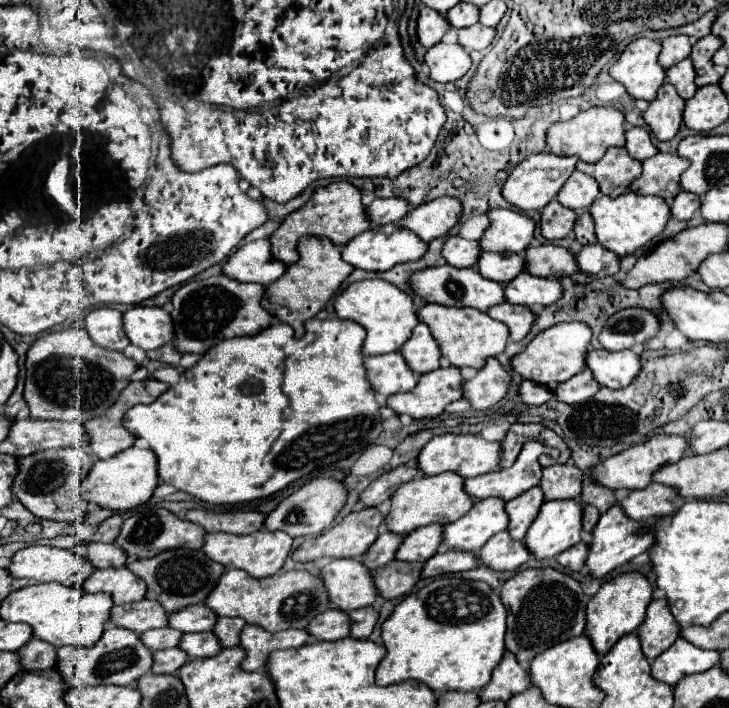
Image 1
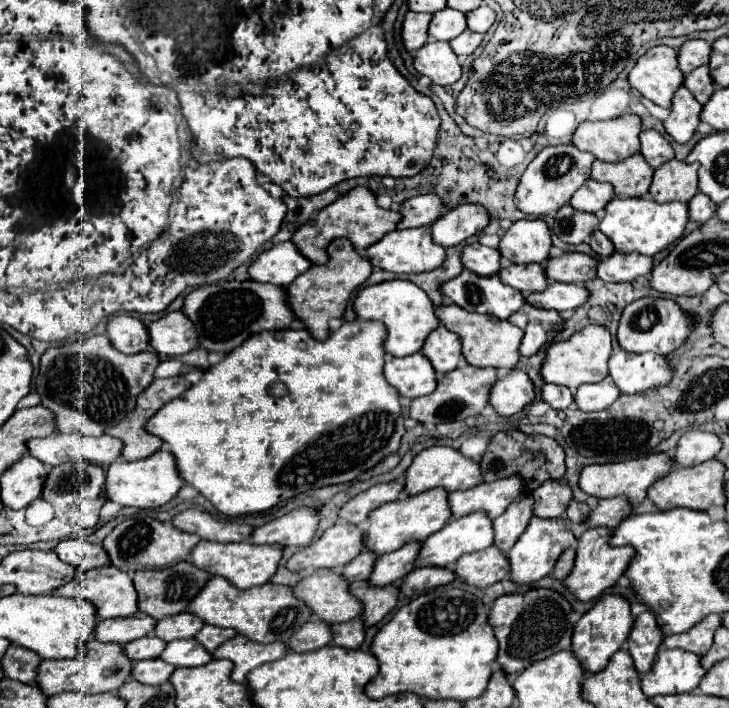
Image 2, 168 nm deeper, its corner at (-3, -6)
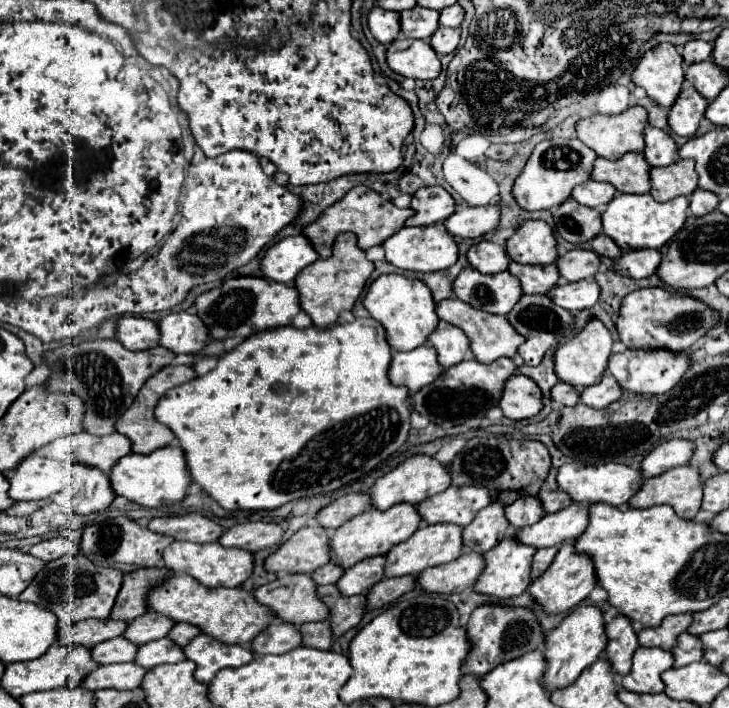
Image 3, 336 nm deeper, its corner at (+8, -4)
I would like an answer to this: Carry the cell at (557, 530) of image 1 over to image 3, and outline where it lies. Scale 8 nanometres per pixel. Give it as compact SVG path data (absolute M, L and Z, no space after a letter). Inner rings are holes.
M513 538L501 540L495 548L483 554L485 570L473 584L473 590L499 600L523 594L531 584L529 572L533 554L535 548L525 548L525 544L517 544Z

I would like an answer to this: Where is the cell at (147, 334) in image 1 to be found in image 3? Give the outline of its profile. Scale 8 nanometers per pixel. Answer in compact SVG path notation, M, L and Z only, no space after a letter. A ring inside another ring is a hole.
M175 312L159 322L161 346L173 350L175 354L199 354L207 342L209 332L201 318L191 312Z

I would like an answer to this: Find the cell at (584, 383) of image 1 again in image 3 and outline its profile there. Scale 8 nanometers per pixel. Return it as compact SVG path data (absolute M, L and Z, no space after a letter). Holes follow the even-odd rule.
M607 370L603 374L603 378L601 378L599 384L583 388L581 402L587 404L587 406L591 406L591 408L605 408L605 406L617 402L621 398L621 394L623 394L621 386L617 384L615 376Z

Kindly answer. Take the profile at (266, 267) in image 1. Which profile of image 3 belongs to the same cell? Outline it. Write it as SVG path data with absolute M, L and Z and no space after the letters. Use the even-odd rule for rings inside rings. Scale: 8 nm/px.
M299 234L299 236L283 238L277 244L273 244L265 252L265 258L261 262L261 270L271 280L293 284L295 278L297 278L297 274L305 266L309 266L311 262L315 262L317 258L319 256L311 248L309 238L303 236L303 234Z

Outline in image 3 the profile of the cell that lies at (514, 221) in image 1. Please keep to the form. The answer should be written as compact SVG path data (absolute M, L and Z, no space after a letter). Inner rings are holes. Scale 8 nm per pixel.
M525 220L505 244L513 262L553 264L557 260L557 240L553 228L543 220Z

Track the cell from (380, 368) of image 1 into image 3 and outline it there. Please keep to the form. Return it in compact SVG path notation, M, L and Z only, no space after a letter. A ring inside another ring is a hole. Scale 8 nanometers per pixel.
M417 346L409 352L395 352L389 368L389 378L397 386L407 386L409 390L421 390L429 382L441 376L441 364L437 352L429 346Z

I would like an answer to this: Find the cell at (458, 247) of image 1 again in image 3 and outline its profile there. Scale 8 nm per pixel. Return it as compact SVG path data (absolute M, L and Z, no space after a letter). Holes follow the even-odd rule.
M481 240L479 244L471 246L471 250L467 252L469 264L483 272L483 274L497 274L507 270L509 266L509 254L505 252L505 246L495 244L491 240Z

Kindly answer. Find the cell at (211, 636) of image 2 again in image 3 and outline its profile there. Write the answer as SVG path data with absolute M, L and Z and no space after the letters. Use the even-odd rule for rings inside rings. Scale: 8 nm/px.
M179 622L179 624L173 624L173 628L171 628L171 632L169 632L167 636L169 636L175 644L179 644L179 646L183 648L183 646L187 646L197 634L201 634L201 630L199 630L197 626Z

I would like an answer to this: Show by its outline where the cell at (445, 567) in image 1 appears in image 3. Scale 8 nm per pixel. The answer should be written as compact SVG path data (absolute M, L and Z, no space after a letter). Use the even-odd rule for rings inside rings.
M399 576L399 578L383 578L367 592L367 610L385 608L393 604L403 594L411 592L415 588L413 576Z

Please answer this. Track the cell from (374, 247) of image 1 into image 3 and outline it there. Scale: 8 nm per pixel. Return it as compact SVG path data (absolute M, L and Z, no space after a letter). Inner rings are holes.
M425 226L425 228L401 228L397 234L393 234L385 244L387 260L403 270L415 270L415 272L437 272L453 266L459 256L459 246L455 238L441 226Z

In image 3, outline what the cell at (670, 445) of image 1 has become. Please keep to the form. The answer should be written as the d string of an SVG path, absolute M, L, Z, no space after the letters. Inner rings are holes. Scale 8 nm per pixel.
M577 462L563 464L557 474L557 484L563 492L567 492L573 502L605 502L611 506L623 506L629 498L641 488L643 476L641 470L629 468L625 464L599 464L599 466L583 466Z

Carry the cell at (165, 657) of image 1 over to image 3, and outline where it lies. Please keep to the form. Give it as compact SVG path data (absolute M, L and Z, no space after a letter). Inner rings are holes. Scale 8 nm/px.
M135 662L129 664L109 664L95 668L81 686L89 692L95 692L99 688L115 688L115 690L133 690L139 688L143 676L147 674L145 668L137 666Z

